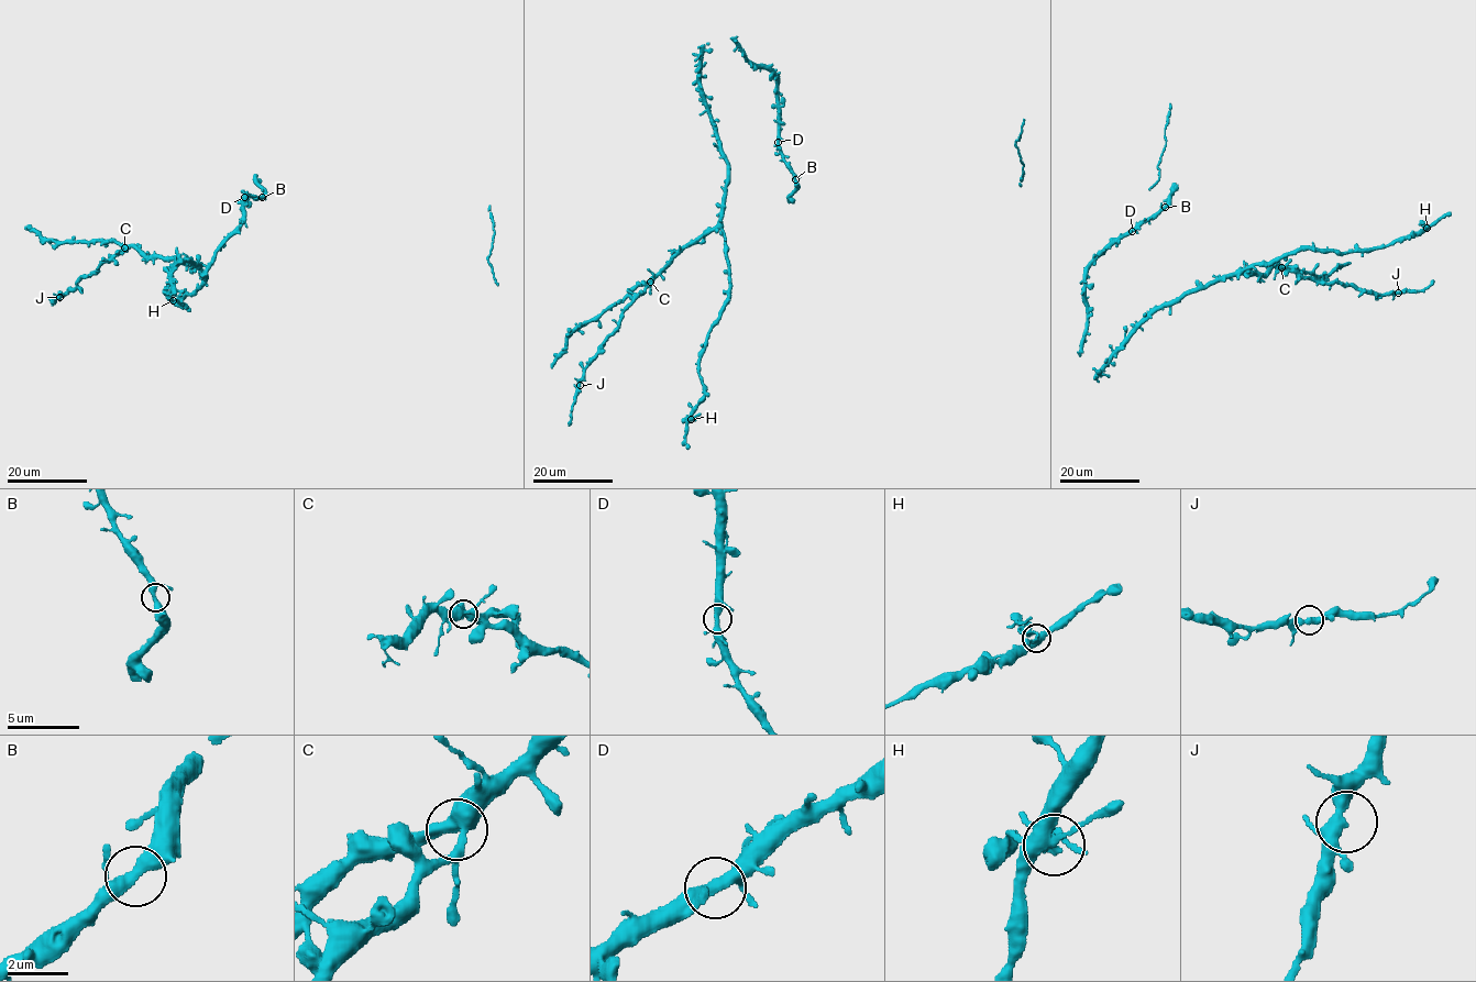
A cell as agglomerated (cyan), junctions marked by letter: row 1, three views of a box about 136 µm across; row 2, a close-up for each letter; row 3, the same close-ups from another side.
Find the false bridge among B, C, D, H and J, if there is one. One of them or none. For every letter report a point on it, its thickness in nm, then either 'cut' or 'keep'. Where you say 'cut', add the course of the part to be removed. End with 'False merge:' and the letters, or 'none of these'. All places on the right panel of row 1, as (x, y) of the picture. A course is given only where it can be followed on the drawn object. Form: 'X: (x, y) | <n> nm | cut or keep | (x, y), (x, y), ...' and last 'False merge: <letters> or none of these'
B: (1165, 207) | 360 nm | keep
C: (1281, 267) | 440 nm | keep
D: (1132, 231) | 320 nm | keep
H: (1427, 228) | 360 nm | cut
J: (1398, 293) | 360 nm | keep
False merge: H

